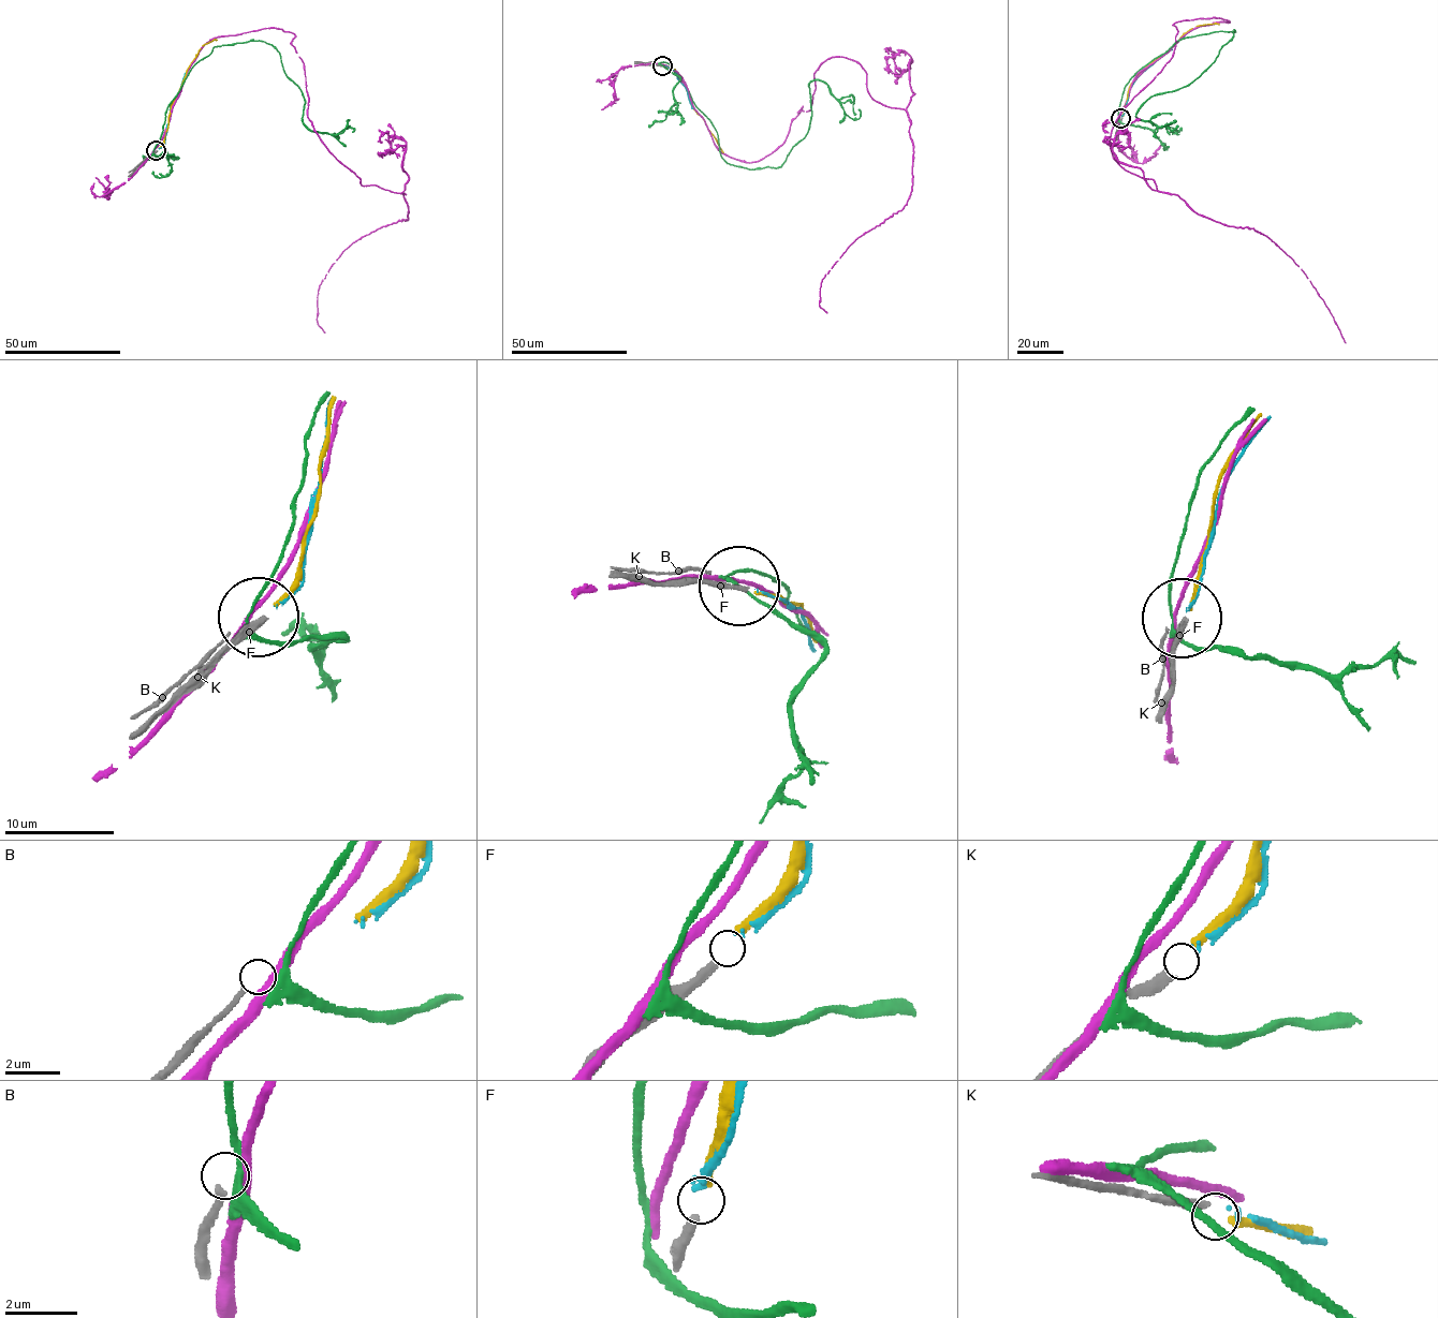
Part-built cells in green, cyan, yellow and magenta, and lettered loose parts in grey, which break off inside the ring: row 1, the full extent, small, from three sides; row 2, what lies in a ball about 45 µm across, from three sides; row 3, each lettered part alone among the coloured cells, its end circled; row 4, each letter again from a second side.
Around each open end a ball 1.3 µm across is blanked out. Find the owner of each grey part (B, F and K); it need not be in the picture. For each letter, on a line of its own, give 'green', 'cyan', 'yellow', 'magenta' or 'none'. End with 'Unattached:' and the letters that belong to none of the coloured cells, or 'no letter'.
B: none
F: yellow
K: cyan
Unattached: B

